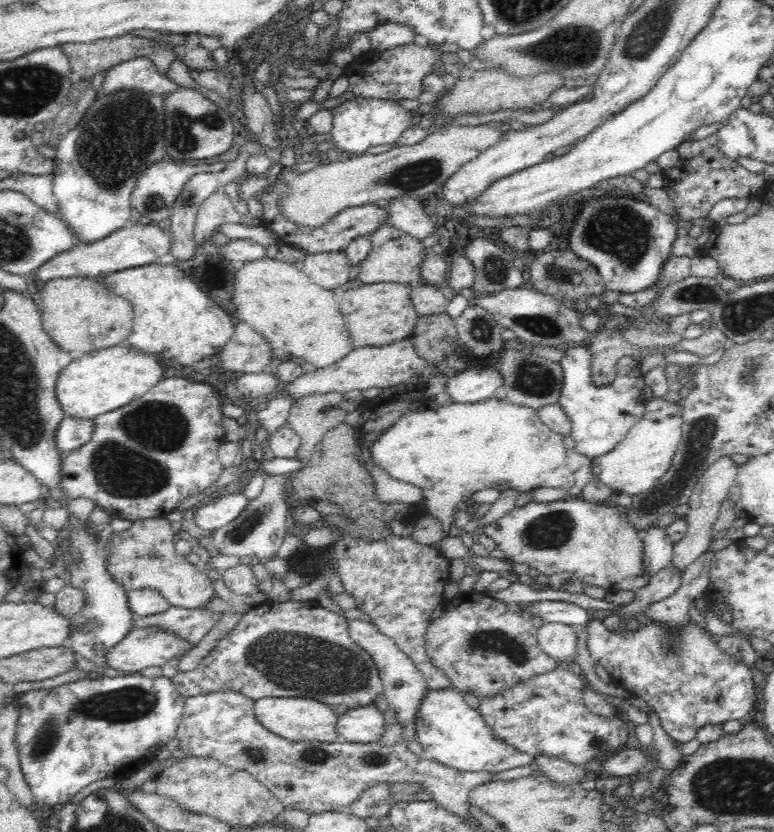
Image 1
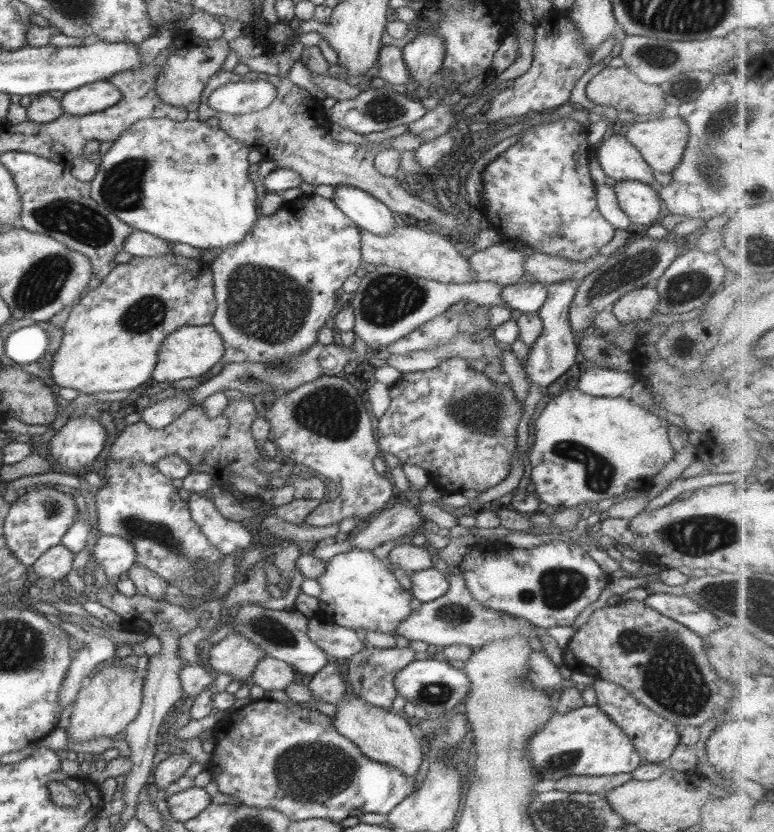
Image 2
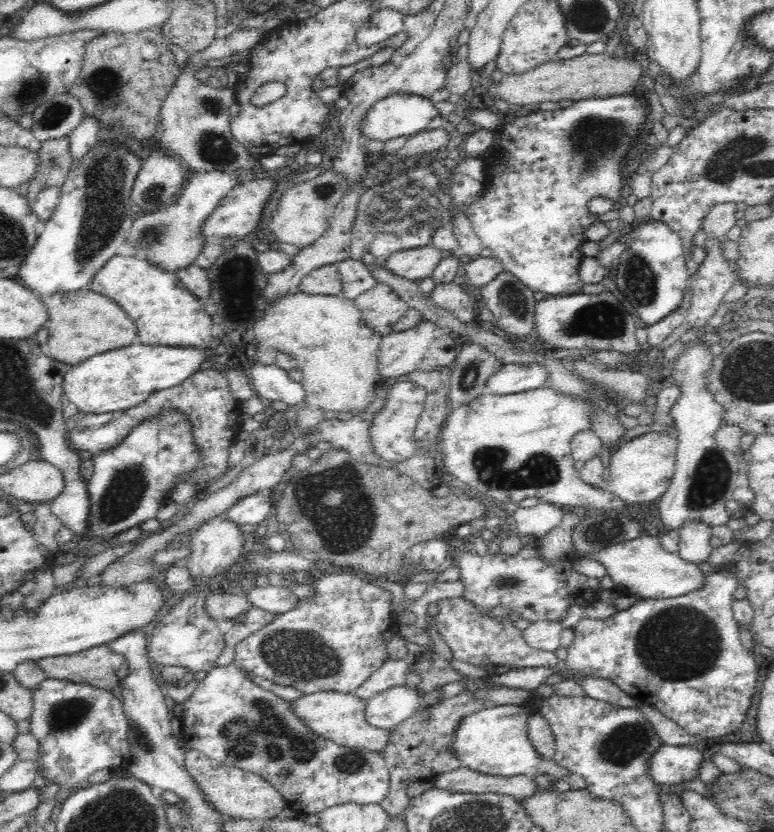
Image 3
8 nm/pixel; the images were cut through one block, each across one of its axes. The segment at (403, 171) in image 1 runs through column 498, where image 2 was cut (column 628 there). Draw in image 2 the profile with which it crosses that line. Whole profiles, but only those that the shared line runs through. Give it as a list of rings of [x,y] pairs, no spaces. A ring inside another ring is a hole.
[[[645,118],[621,128],[623,135],[640,151],[654,171],[672,174],[681,163],[689,126],[680,118]]]

